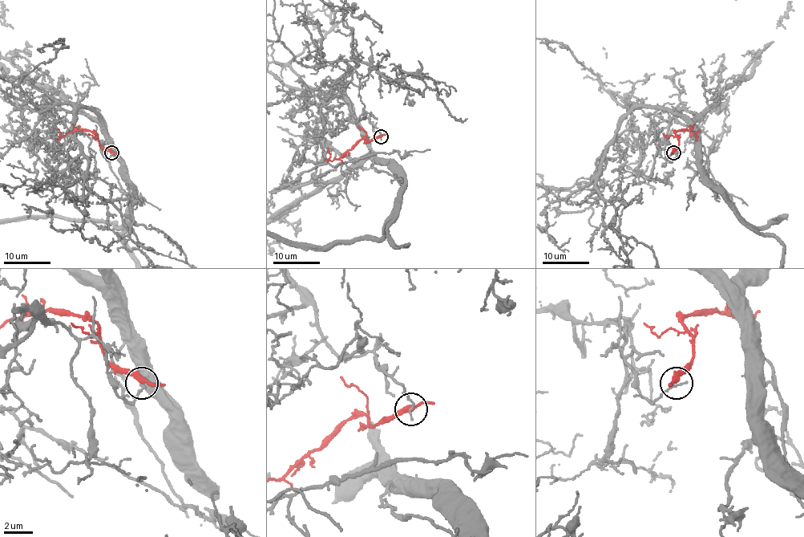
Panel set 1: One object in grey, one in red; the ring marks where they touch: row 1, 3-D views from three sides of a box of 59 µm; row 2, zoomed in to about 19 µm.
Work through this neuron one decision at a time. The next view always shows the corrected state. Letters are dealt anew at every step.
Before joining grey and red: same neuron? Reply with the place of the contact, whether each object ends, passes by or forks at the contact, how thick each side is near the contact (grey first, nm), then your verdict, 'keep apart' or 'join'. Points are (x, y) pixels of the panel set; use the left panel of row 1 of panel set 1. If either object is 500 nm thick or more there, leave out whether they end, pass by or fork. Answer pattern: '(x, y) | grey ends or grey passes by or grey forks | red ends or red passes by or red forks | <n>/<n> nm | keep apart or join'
(111, 152) | grey ends | red passes by | 150/320 nm | keep apart

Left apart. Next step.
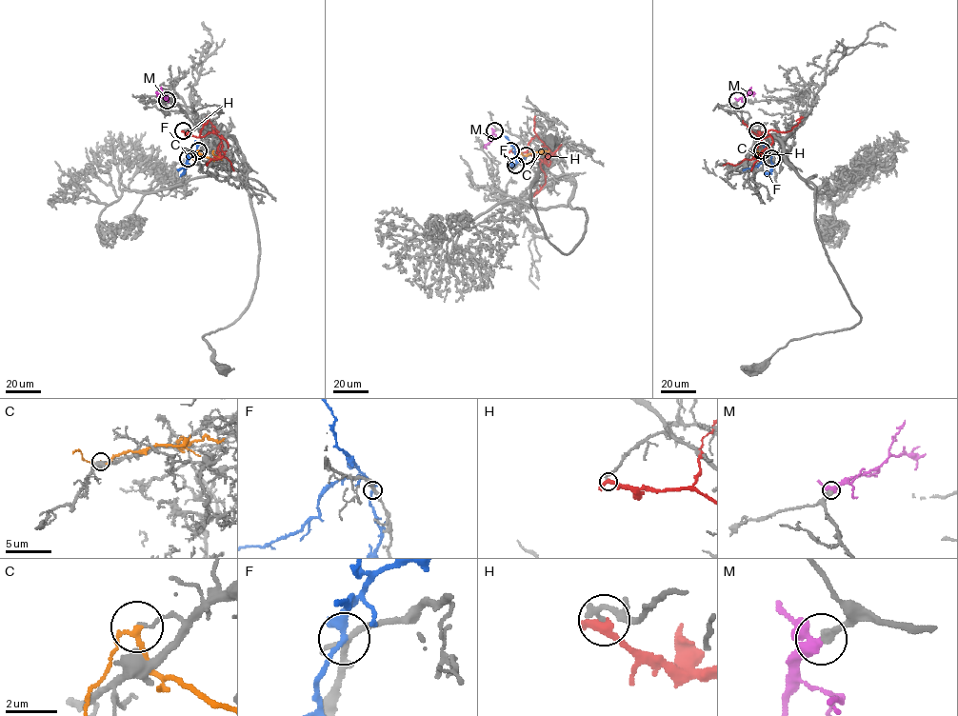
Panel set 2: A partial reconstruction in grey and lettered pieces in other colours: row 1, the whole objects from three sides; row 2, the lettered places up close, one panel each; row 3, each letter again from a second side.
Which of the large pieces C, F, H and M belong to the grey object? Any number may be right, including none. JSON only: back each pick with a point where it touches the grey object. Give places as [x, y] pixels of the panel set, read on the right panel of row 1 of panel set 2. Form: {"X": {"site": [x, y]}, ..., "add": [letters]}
{"M": {"site": [737, 100]}, "add": ["M"]}

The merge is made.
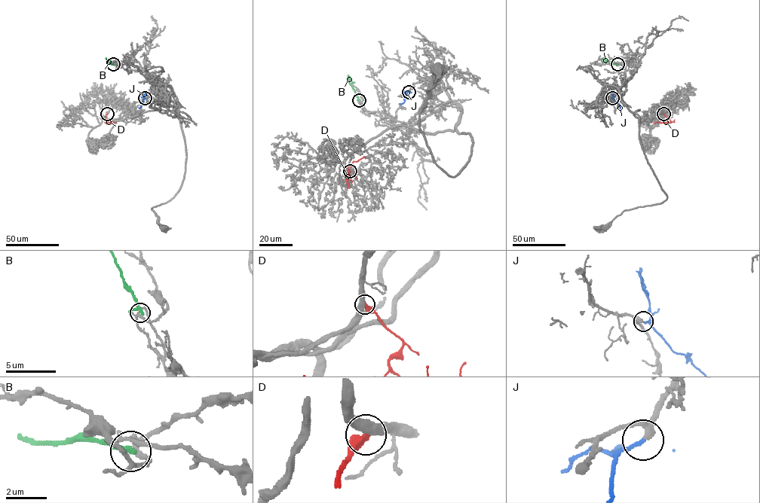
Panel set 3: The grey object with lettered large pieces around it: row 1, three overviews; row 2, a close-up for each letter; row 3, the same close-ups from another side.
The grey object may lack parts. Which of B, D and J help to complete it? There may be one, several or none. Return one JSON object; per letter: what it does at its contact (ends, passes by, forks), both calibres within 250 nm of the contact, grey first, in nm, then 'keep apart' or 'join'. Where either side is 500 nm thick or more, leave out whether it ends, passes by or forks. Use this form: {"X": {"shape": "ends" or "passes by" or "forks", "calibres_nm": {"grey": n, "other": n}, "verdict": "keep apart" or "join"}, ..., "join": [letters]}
{"B": {"shape": "passes by", "calibres_nm": {"grey": 260, "other": 220}, "verdict": "keep apart"}, "D": {"shape": "ends", "calibres_nm": {"grey": 400, "other": 480}, "verdict": "keep apart"}, "J": {"shape": "ends", "calibres_nm": {"grey": 320, "other": 180}, "verdict": "join"}, "join": ["J"]}

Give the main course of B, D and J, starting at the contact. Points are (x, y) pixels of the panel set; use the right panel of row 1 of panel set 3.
B: (617, 64), (602, 58)
D: (663, 114), (667, 117), (666, 120), (654, 123)
J: (612, 98), (619, 104), (620, 108)

